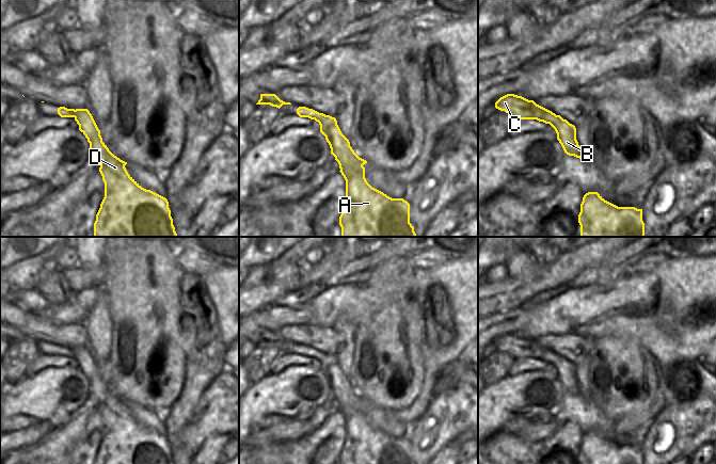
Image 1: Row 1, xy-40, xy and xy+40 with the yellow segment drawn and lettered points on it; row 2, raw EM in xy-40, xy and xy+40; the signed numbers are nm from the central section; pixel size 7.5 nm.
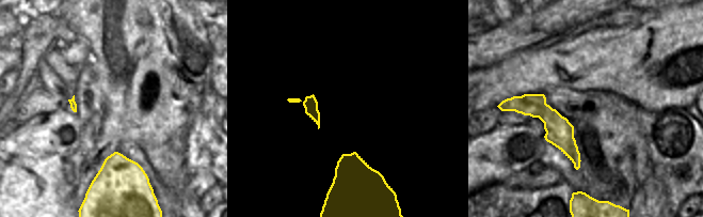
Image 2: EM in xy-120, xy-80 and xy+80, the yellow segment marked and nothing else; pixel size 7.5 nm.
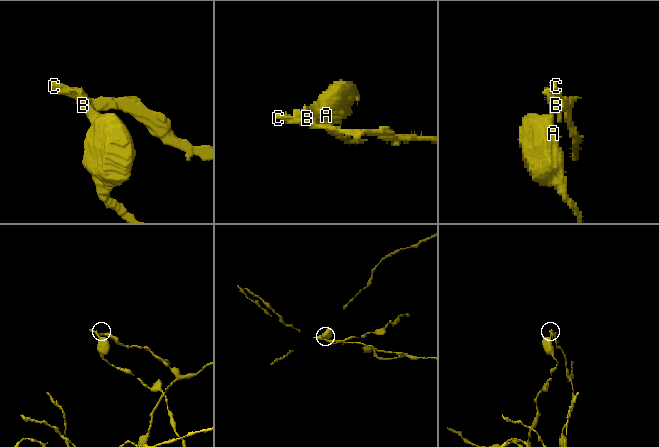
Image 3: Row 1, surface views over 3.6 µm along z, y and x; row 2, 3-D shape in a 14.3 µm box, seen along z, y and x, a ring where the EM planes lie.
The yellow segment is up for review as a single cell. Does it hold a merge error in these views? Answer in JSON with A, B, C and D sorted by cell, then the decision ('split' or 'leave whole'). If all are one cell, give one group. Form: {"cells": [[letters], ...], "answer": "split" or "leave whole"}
{"cells": [["A", "D"], ["B", "C"]], "answer": "split"}

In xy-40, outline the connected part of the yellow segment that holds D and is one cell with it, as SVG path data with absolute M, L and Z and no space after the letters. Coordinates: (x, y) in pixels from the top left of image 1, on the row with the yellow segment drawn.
M76 109L75 121L79 130L92 143L90 154L100 163L99 172L105 182L105 197L96 214L94 237L177 237L169 202L165 197L142 188L127 172L127 162L114 156L102 142L92 114L87 109Z

